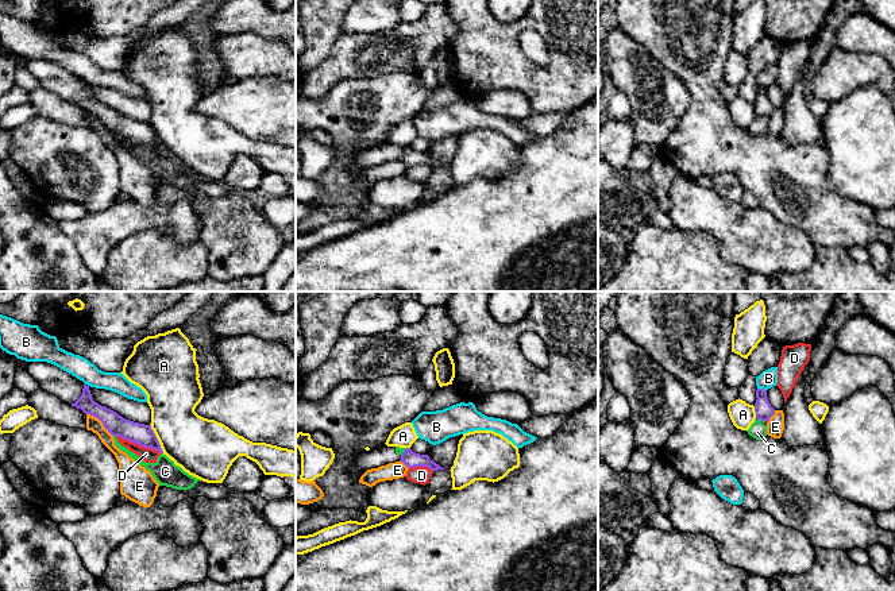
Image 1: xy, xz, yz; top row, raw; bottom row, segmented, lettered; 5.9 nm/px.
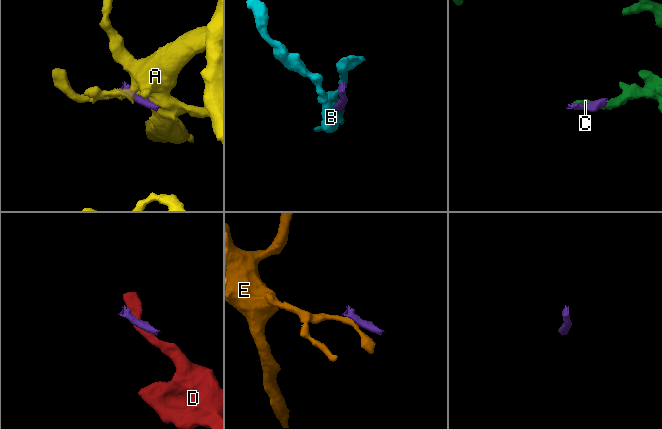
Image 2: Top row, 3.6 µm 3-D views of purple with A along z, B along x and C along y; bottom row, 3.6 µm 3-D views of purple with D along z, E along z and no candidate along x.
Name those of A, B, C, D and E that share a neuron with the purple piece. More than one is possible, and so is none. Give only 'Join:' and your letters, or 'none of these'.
Join: none of these

